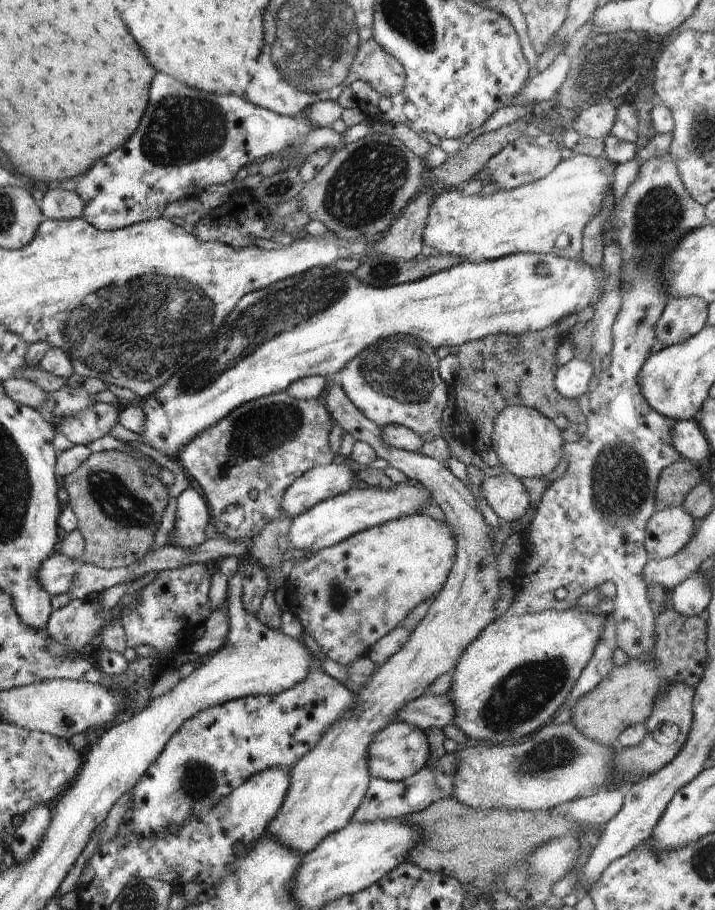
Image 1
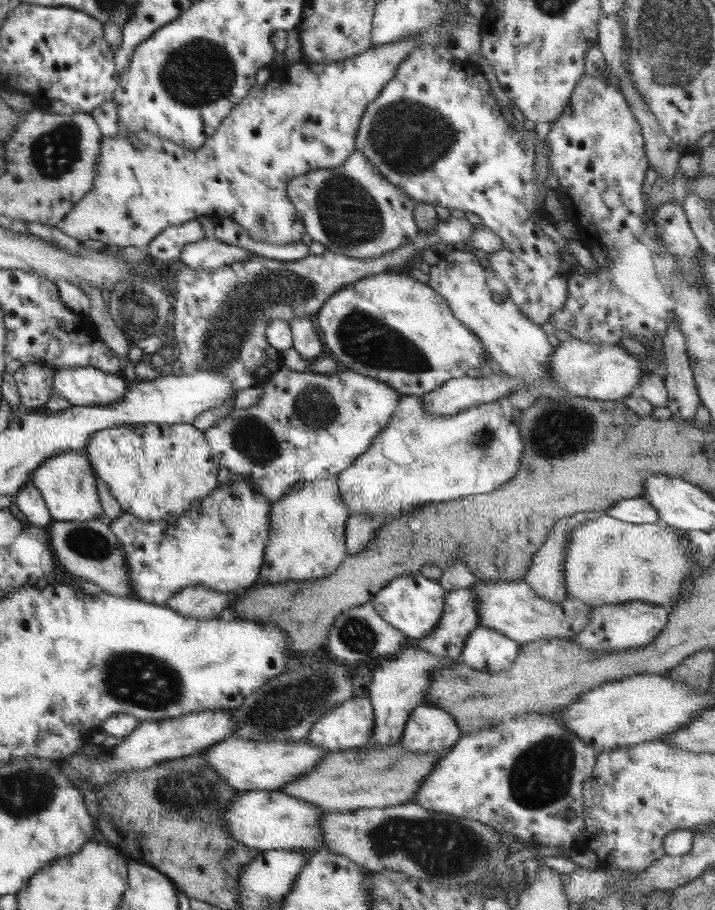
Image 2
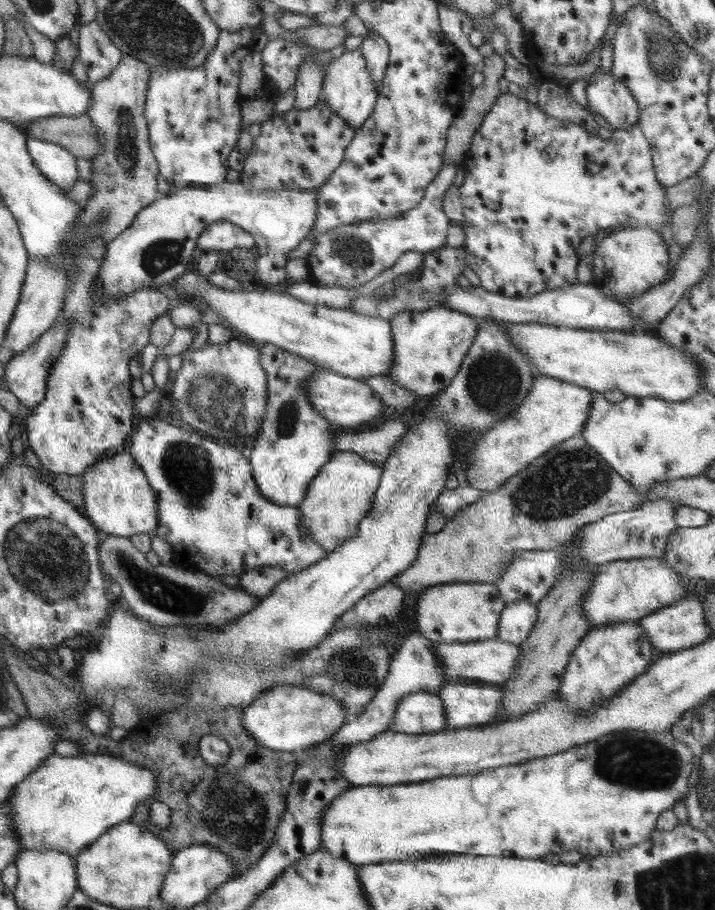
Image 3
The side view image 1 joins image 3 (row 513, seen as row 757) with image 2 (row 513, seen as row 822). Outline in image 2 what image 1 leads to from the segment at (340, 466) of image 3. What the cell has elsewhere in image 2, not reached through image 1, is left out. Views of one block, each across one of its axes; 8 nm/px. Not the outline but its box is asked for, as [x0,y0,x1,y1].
[259,478,350,584]

